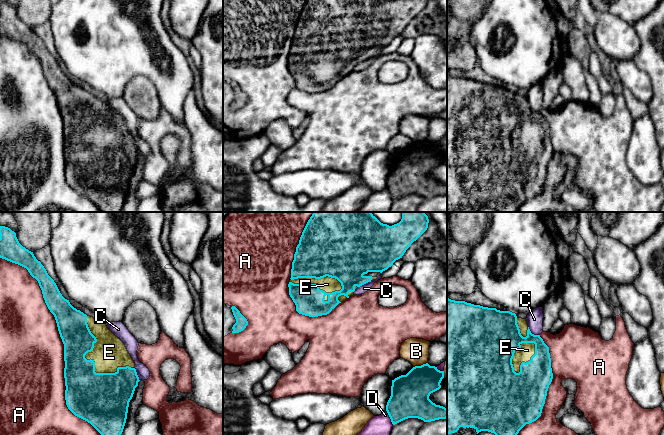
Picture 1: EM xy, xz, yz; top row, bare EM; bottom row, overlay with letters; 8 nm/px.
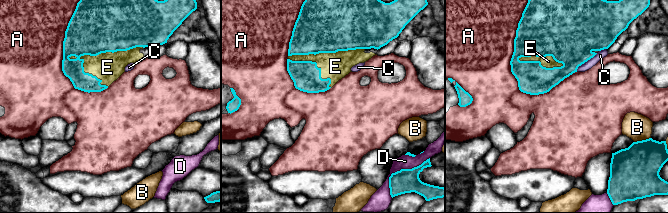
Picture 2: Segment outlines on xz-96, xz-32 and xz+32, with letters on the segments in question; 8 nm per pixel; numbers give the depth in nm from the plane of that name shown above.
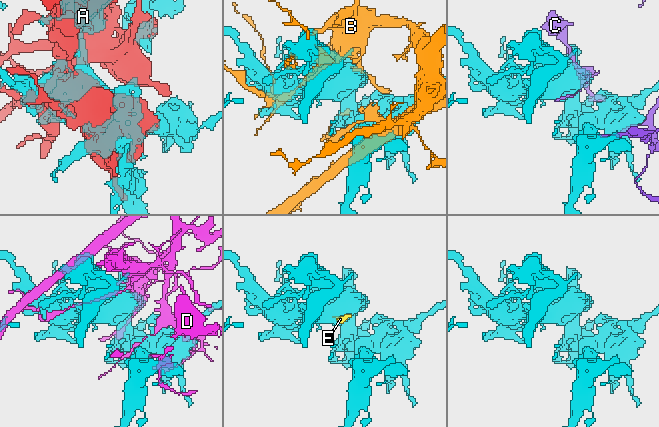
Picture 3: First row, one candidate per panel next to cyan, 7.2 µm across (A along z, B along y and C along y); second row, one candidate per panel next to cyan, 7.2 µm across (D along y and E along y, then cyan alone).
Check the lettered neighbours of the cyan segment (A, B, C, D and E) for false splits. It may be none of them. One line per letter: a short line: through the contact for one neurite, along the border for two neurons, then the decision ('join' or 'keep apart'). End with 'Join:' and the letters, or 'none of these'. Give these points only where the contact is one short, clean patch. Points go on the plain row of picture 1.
A: keep apart
B: keep apart
C: keep apart
D: keep apart
E: join
Join: E

